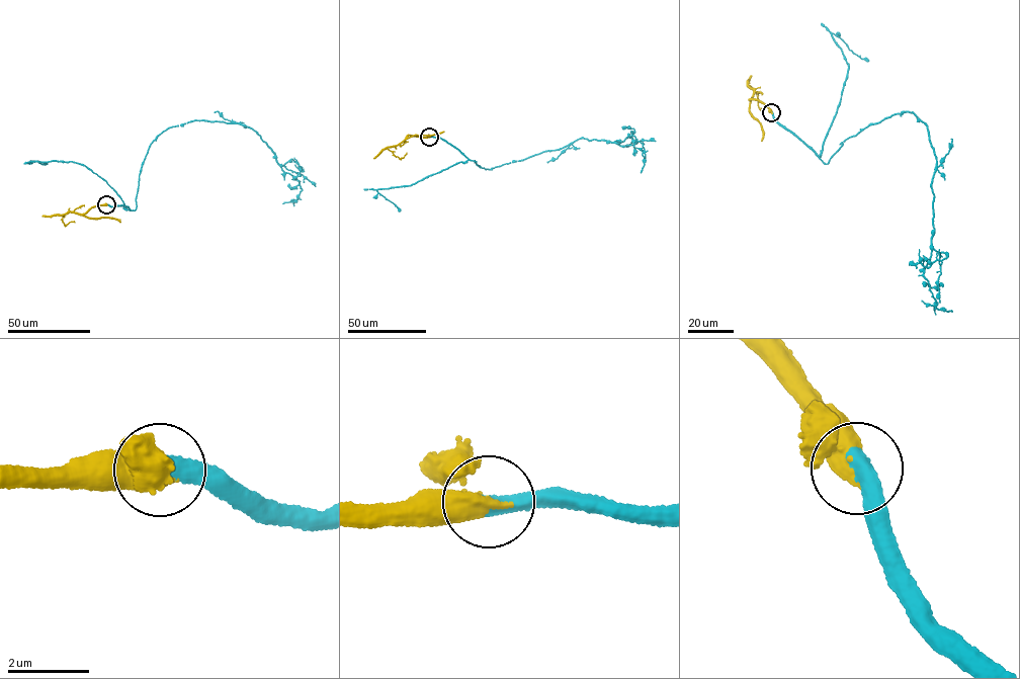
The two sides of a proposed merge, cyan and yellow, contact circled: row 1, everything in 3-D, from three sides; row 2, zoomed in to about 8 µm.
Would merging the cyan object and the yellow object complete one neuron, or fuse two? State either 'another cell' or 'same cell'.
same cell

